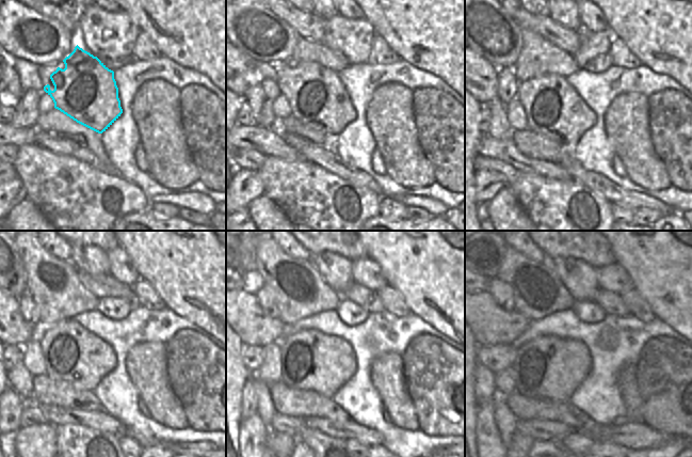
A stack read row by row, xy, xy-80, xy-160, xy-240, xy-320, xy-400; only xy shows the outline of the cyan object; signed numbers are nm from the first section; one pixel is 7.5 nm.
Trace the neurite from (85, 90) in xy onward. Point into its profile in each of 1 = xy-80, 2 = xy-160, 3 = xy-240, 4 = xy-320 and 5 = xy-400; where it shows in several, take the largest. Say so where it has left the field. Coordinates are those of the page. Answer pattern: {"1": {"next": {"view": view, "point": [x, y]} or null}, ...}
{"1": {"next": {"view": "xy-80", "point": [318, 98]}}, "2": {"next": {"view": "xy-160", "point": [553, 109]}}, "3": {"next": {"view": "xy-240", "point": [73, 353]}}, "4": {"next": {"view": "xy-320", "point": [309, 360]}}, "5": {"next": {"view": "xy-400", "point": [549, 367]}}}

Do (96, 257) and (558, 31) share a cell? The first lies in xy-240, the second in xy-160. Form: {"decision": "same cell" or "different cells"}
{"decision": "different cells"}

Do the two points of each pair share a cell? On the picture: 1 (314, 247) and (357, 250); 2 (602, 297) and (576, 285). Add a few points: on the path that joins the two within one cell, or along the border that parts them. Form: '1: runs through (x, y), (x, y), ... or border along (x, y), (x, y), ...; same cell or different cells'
1: runs through (324, 243), (347, 243); same cell
2: border along (598, 287), (593, 299); different cells

